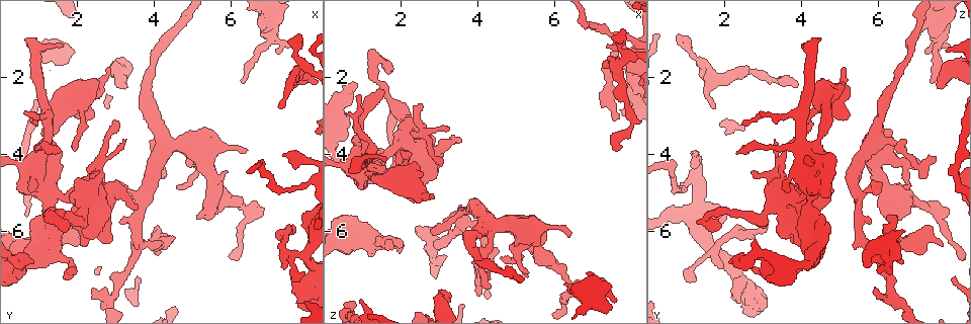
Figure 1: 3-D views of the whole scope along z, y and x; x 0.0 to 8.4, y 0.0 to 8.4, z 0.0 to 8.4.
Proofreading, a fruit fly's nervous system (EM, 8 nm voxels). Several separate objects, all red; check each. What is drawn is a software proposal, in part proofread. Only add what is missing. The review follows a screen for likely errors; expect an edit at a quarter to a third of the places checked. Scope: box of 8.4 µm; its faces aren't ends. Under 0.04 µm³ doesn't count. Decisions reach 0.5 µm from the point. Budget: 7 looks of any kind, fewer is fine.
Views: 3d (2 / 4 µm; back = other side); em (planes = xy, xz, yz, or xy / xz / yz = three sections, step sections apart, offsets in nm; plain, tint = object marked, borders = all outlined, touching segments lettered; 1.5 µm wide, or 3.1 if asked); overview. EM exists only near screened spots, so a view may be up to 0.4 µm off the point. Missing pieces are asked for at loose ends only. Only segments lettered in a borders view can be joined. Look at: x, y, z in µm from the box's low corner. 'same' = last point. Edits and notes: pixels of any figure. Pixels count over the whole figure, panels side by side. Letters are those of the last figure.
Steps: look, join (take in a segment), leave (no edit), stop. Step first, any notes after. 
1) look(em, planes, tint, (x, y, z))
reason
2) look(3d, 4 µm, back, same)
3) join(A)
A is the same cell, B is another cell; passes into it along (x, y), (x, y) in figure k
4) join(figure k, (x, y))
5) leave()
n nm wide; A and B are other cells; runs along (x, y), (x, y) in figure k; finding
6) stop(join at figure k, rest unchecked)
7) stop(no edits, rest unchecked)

look(3d, 4 µm, back, (7.60, 2.20, 3.85))
branch stops here

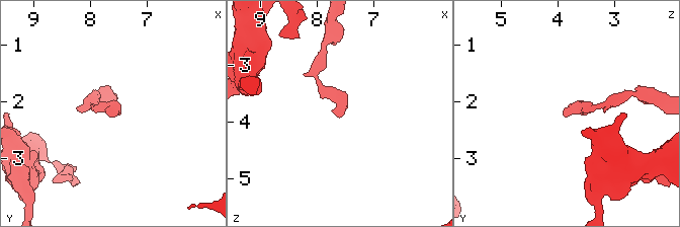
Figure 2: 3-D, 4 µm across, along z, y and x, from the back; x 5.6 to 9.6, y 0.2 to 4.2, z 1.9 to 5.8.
look(em, planes, borders, (7.55, 2.25, 3.90))
now the EM

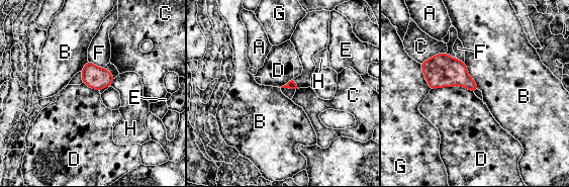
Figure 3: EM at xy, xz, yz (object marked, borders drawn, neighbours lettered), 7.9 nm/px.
leave()
A, B, C, D, E, F, G and H are other cells; border along (463, 62), (468, 75), (478, 89) in figure 3; no lettered segment goes on from it

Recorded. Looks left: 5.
look(em, xy, step 8, borders, (7.70, 0.95, 0.75))

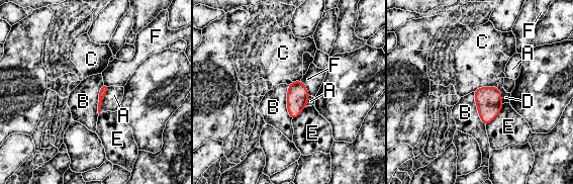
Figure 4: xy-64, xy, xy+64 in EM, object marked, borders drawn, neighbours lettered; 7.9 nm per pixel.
leave()
A, B, C, D, E and F are other cells; border along (288, 85), (286, 107), (292, 118) in figure 4; no lettered segment goes on from it

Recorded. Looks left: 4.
look(em, planes, borders, (7.25, 1.25, 7.25))
an open end

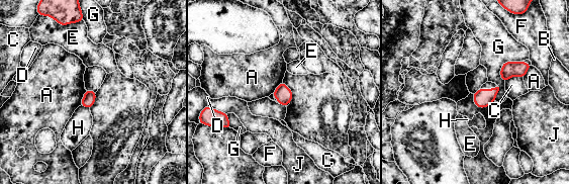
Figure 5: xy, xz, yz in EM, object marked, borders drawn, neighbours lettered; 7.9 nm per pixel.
leave()
A, B, C, D, E, F, G, H and J are other cells; no lettered segment goes on from it

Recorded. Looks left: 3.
stop(no edits, rest unchecked)

